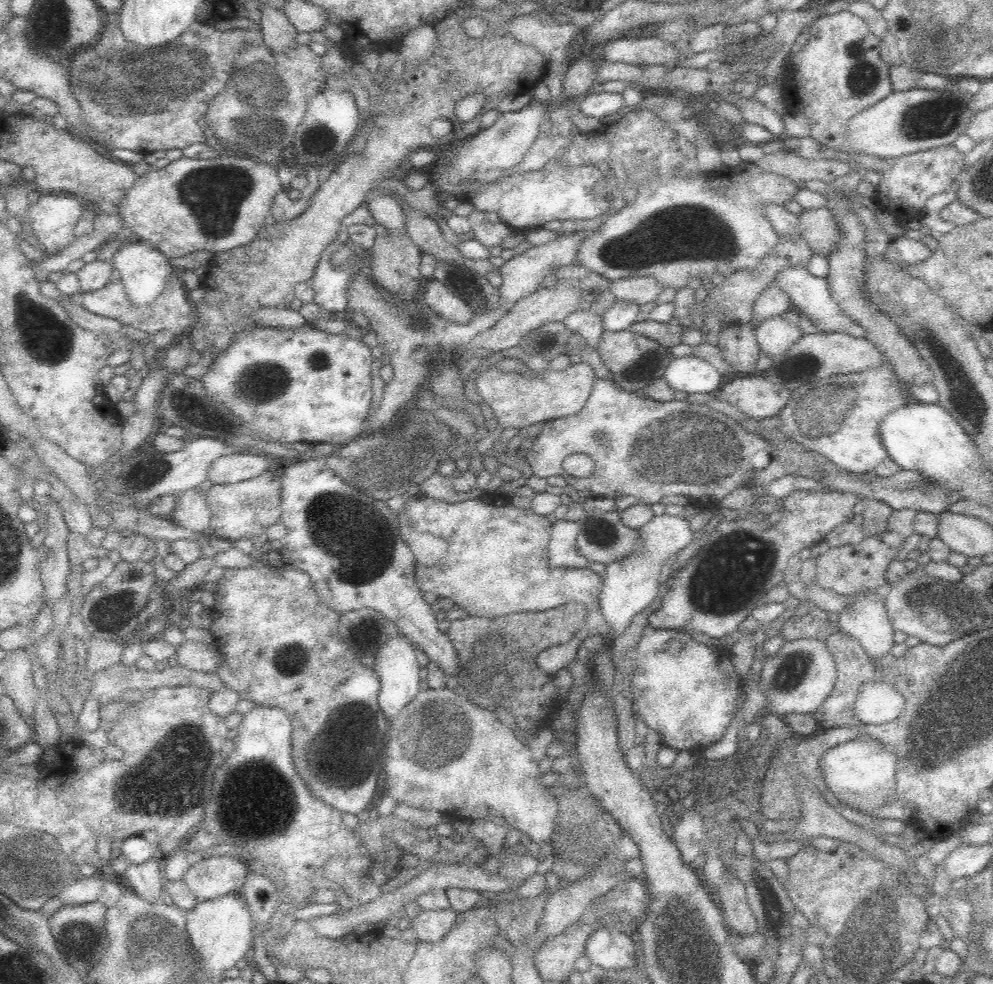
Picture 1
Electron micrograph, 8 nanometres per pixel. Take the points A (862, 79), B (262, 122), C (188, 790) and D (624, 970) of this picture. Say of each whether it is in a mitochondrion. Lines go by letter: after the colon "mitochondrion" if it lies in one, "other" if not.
A: mitochondrion
B: mitochondrion
C: mitochondrion
D: other

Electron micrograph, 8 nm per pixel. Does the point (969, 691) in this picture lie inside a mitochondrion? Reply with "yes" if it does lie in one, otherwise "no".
yes

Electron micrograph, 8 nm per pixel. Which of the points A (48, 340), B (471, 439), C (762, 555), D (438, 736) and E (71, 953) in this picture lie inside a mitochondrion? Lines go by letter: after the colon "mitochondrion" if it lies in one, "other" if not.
A: mitochondrion
B: other
C: other
D: mitochondrion
E: mitochondrion

